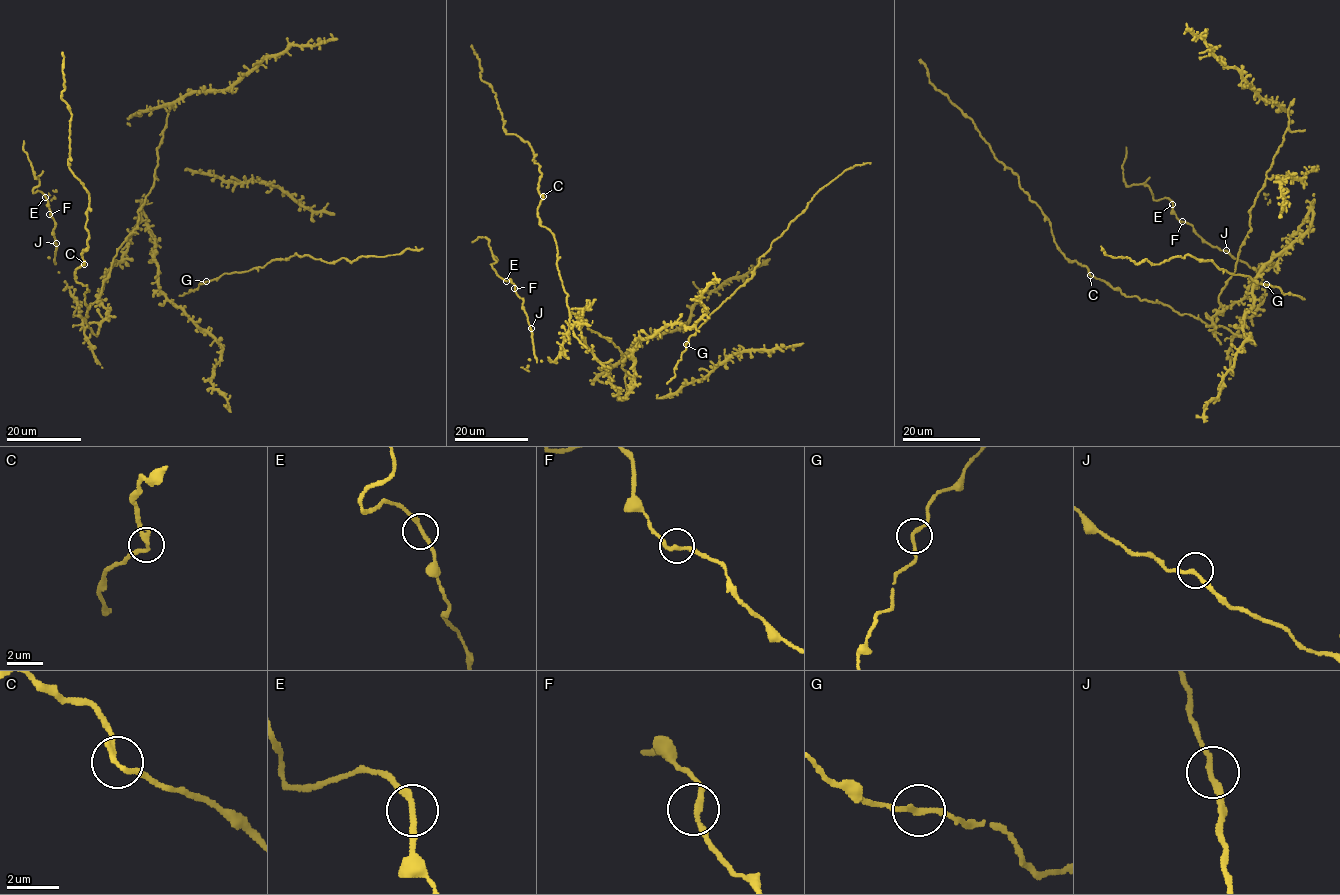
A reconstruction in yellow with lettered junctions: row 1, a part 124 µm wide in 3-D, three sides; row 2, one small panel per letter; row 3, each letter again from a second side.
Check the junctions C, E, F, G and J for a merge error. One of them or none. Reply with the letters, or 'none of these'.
none of these

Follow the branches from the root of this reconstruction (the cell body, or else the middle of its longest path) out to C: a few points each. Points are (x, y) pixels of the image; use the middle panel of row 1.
C: (600, 363), (585, 343), (578, 316), (569, 312), (554, 236), (541, 225), (538, 217), (543, 196)

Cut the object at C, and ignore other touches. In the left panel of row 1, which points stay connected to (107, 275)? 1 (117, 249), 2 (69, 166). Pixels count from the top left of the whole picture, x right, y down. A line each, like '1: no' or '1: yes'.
1: yes
2: no

